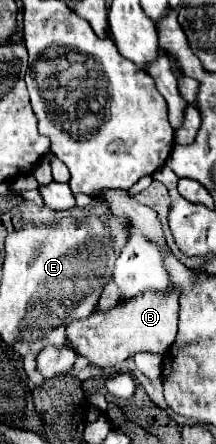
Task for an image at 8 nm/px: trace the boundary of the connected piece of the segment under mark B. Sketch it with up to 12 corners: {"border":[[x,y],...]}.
{"border":[[179,289],[145,291],[73,321],[67,337],[91,365],[175,341]]}

